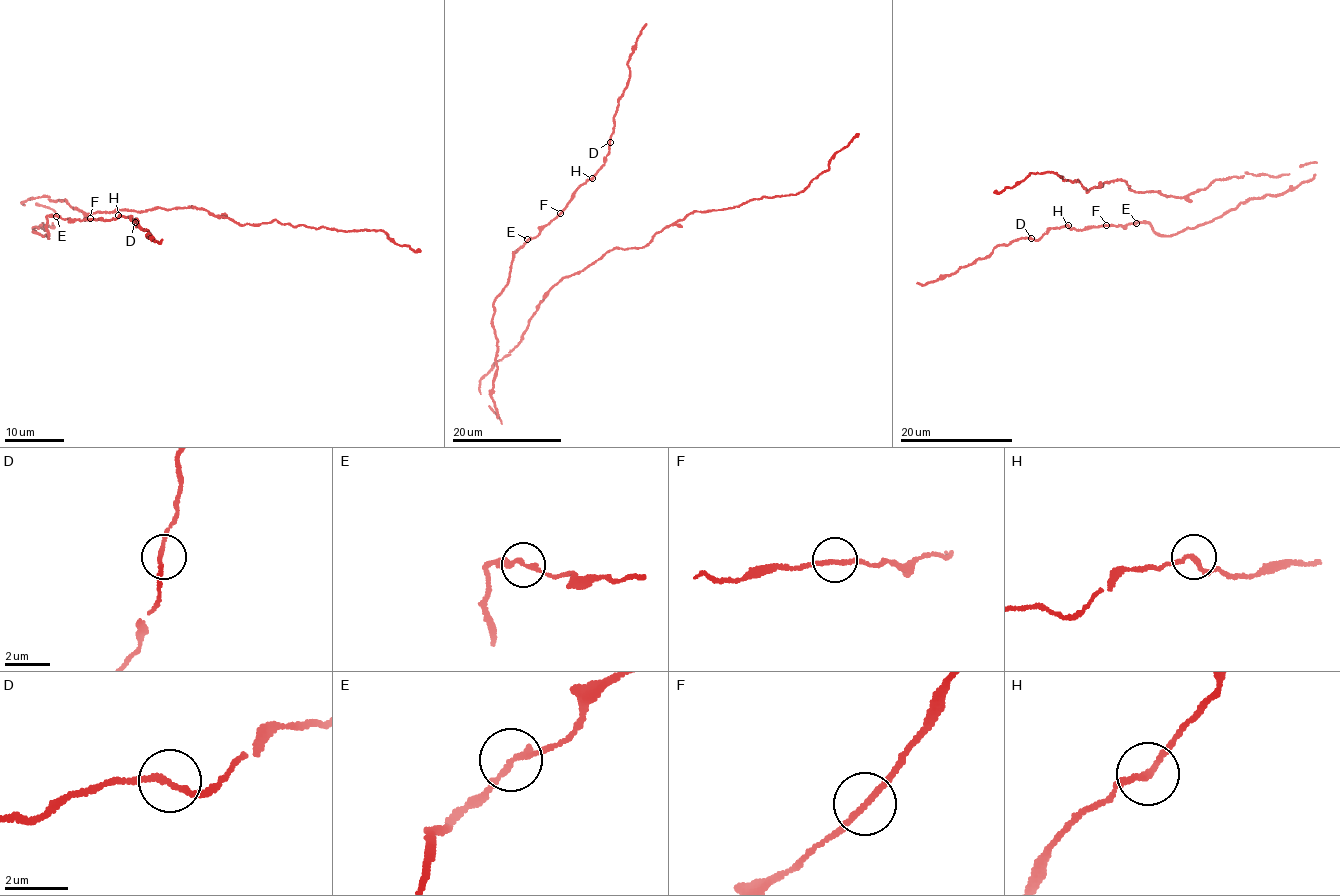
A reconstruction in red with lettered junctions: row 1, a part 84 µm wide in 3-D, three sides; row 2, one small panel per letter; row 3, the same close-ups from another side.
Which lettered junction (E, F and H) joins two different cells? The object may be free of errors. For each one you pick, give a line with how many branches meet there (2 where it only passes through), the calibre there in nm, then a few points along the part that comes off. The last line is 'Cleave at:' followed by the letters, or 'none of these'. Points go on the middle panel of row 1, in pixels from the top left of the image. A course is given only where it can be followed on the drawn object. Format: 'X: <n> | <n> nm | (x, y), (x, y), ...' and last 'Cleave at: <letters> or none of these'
Cleave at: none of these

